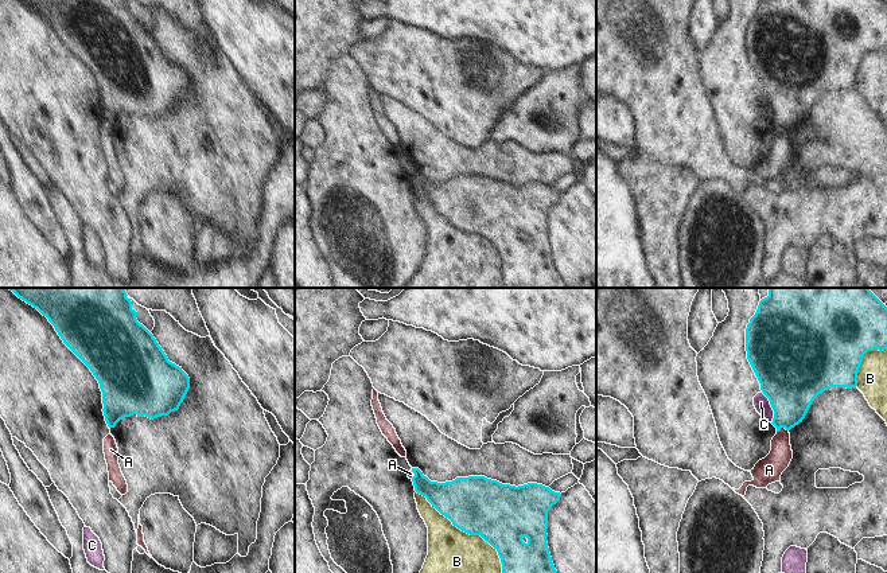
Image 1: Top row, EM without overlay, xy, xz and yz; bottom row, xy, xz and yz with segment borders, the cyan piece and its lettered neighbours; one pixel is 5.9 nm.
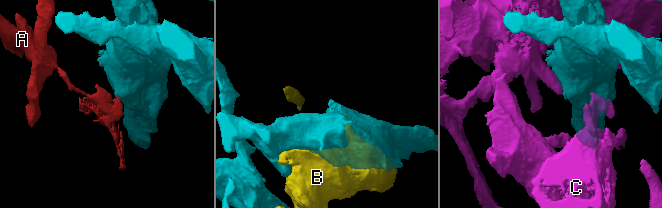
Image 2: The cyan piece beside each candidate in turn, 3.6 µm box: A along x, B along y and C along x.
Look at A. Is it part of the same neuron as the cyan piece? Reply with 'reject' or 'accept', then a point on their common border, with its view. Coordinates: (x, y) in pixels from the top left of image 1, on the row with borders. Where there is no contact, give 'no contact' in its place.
reject | yz (782, 427)

